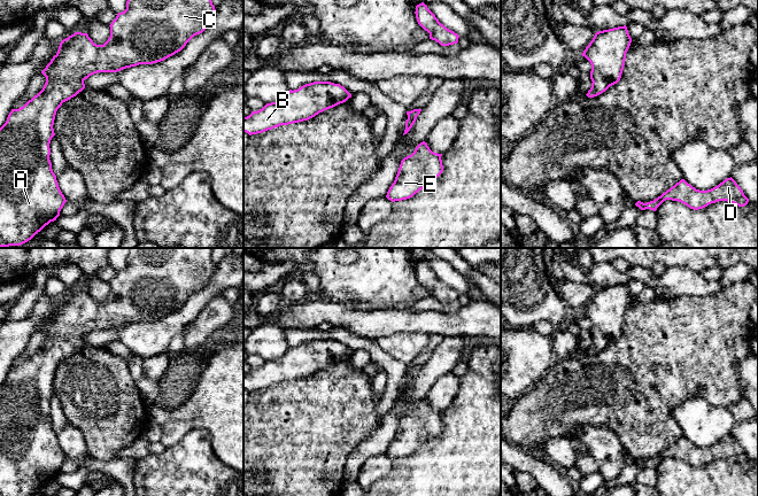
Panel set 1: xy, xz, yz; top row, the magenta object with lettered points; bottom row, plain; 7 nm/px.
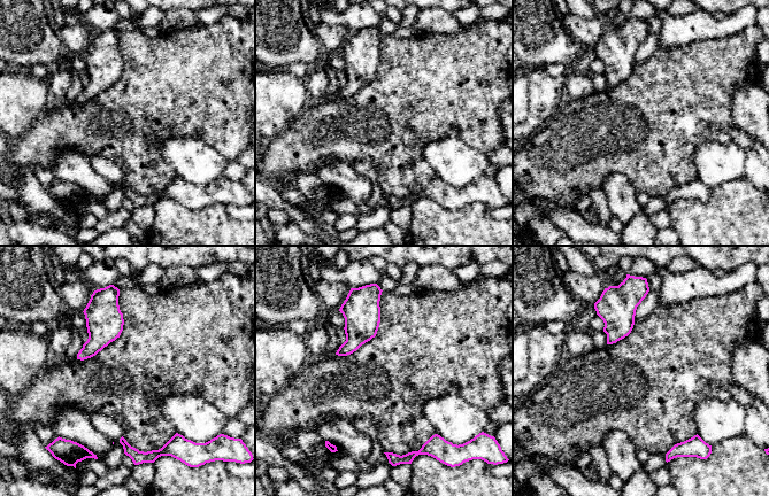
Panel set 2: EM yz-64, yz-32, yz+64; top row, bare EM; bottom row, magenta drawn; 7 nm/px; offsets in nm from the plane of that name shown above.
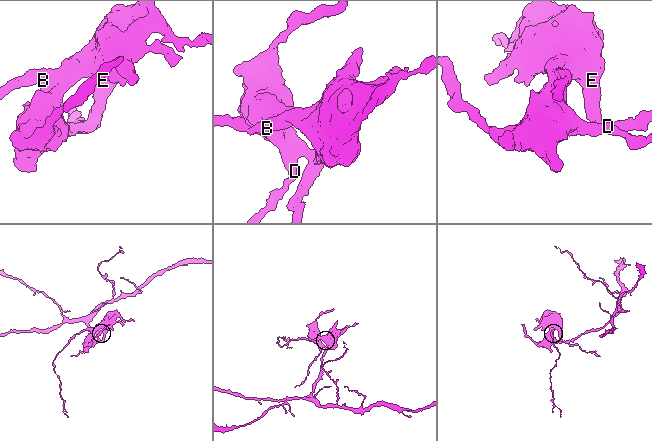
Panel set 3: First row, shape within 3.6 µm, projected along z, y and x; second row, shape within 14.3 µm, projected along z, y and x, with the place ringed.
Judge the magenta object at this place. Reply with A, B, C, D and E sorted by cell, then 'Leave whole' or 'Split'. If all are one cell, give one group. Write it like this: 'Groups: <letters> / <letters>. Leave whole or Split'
Groups: A B D / C E. Split

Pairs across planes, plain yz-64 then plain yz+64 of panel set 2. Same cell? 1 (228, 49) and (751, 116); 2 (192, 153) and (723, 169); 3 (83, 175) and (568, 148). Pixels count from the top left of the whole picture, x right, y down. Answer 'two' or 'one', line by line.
1: two
2: one
3: two

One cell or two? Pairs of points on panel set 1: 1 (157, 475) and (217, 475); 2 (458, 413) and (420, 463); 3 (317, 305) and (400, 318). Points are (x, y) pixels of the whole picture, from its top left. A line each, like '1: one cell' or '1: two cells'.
1: one cell
2: one cell
3: one cell

